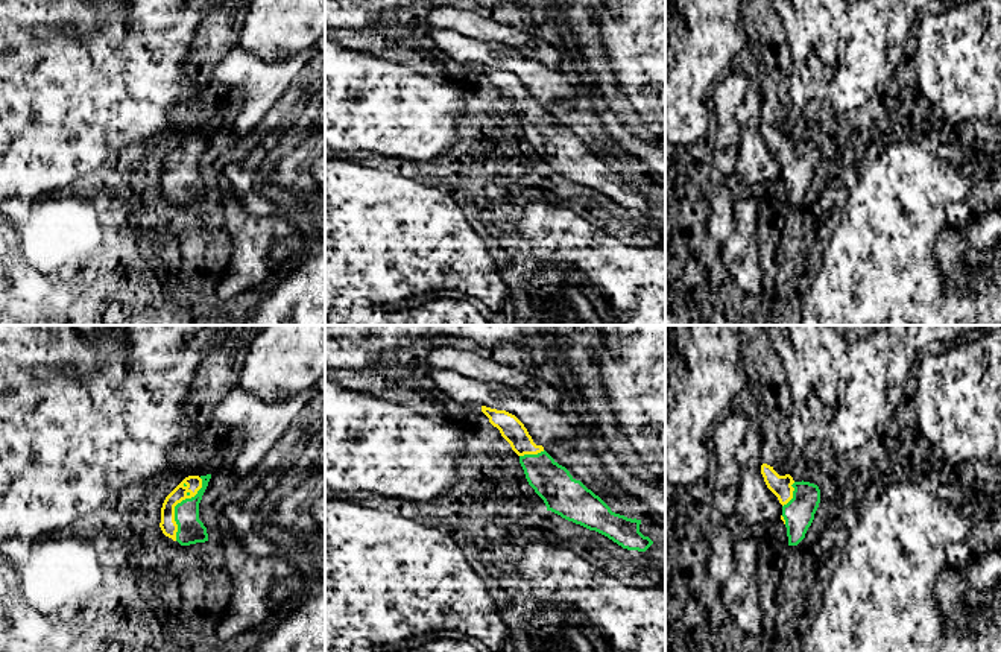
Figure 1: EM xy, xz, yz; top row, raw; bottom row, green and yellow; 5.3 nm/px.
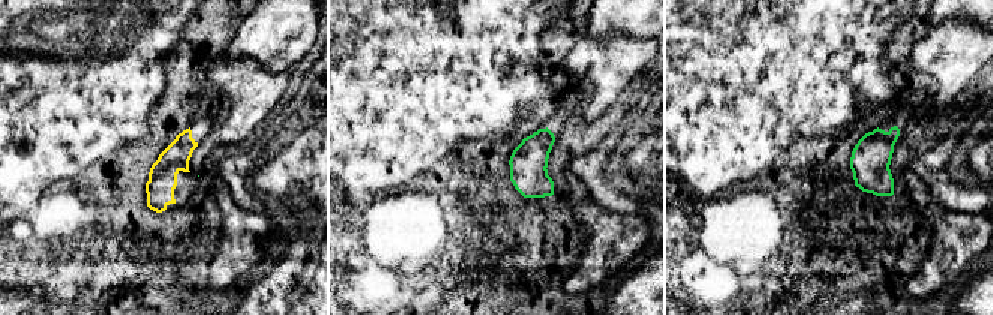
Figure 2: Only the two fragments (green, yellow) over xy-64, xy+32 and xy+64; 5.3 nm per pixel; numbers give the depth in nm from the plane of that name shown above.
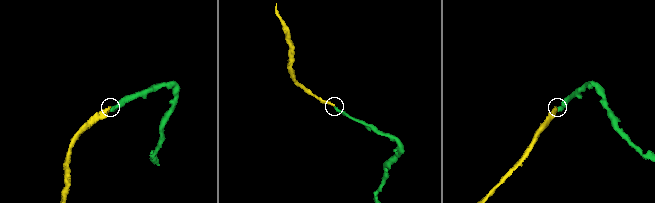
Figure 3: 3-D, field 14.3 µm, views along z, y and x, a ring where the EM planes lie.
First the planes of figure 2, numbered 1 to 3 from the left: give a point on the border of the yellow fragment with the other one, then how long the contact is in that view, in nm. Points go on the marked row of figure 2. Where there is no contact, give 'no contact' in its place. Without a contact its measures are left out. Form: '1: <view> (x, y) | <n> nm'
1: no contact
2: no contact
3: no contact

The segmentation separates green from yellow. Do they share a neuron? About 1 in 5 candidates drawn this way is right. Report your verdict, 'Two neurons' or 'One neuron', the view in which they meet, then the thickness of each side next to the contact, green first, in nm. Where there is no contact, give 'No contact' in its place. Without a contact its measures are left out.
One neuron. Touches green in xy. Thickness 140 nm (green) against 90 nm

